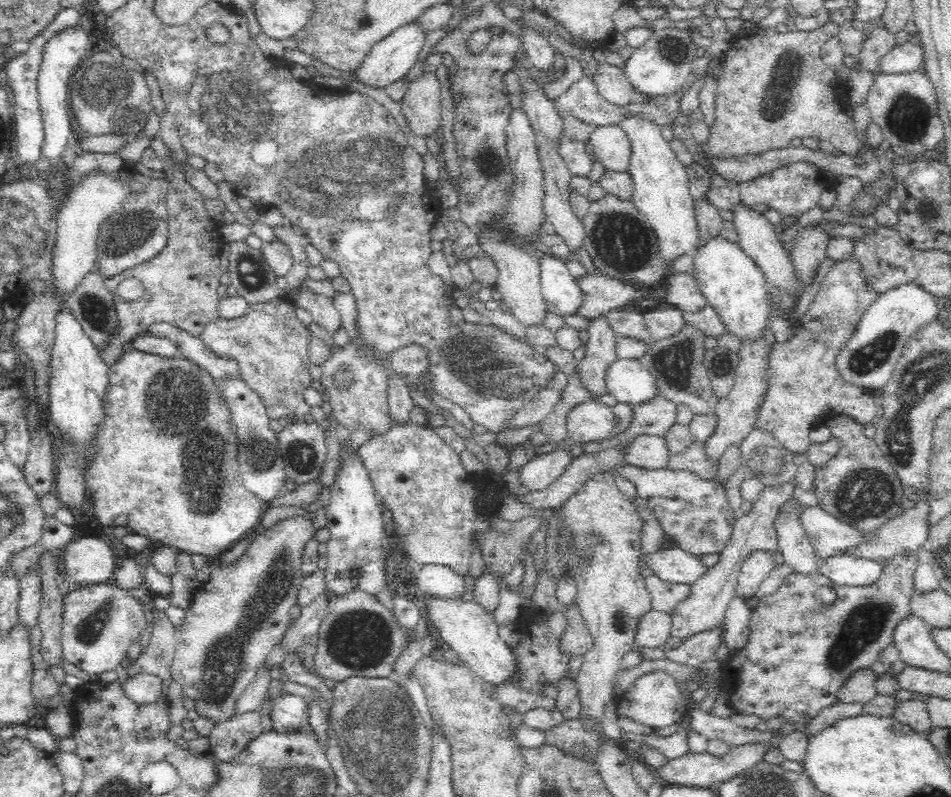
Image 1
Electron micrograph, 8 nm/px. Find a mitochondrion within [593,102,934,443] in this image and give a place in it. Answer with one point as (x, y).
(865, 359)

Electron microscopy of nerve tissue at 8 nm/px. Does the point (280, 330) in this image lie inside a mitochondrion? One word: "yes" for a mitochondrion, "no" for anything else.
no

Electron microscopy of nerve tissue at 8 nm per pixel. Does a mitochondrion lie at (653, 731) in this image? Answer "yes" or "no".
no

